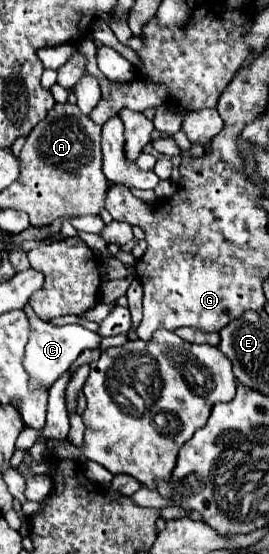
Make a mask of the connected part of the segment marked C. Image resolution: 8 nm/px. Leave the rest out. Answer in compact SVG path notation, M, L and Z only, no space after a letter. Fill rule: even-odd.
M31 304L25 306L25 314L29 318L29 328L31 328L31 336L27 342L27 350L25 350L25 370L29 374L31 380L31 388L51 388L57 378L61 374L65 374L71 364L77 360L77 356L85 350L85 348L97 348L101 344L101 336L79 326L79 324L67 324L67 326L53 326L51 322L39 320L39 316L35 316Z

